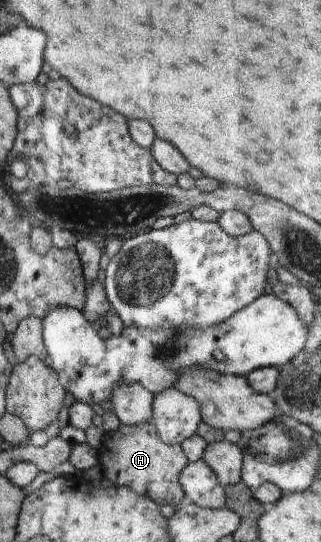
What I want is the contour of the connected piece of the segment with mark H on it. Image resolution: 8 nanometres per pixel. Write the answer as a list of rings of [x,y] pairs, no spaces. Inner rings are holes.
[[[153,422],[133,426],[120,423],[116,431],[105,432],[97,451],[103,476],[115,486],[129,487],[139,494],[147,494],[159,506],[169,504],[179,507],[179,502],[183,500],[179,477],[189,459],[181,445],[168,445],[162,441],[158,427]]]

